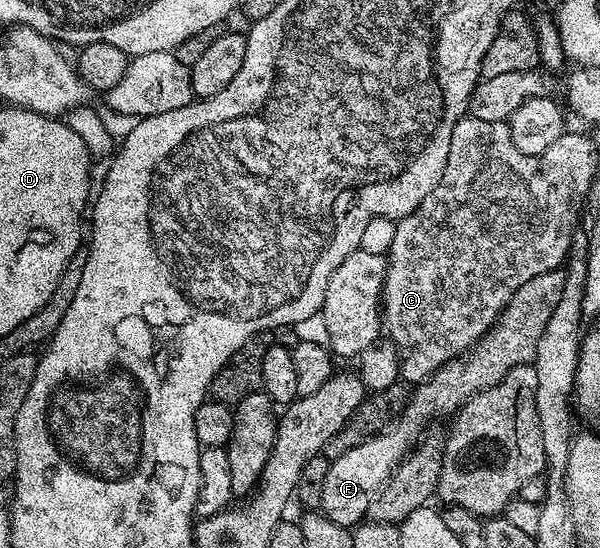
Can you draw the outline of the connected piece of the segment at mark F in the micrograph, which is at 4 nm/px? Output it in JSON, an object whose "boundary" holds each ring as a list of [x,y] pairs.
{"boundary":[[[563,271],[547,272],[530,278],[530,282],[524,283],[514,293],[514,298],[510,298],[502,314],[492,323],[491,330],[483,338],[463,356],[441,366],[429,380],[415,385],[401,416],[397,416],[383,432],[354,446],[354,450],[346,450],[342,458],[331,461],[326,482],[322,486],[320,508],[323,515],[329,516],[334,523],[346,529],[359,525],[367,517],[368,508],[384,489],[386,481],[425,435],[424,427],[427,424],[455,417],[471,396],[494,386],[514,366],[533,363],[538,350],[538,338],[542,338],[542,330],[546,330],[546,322],[550,322],[554,306],[562,302],[563,289]]]}

